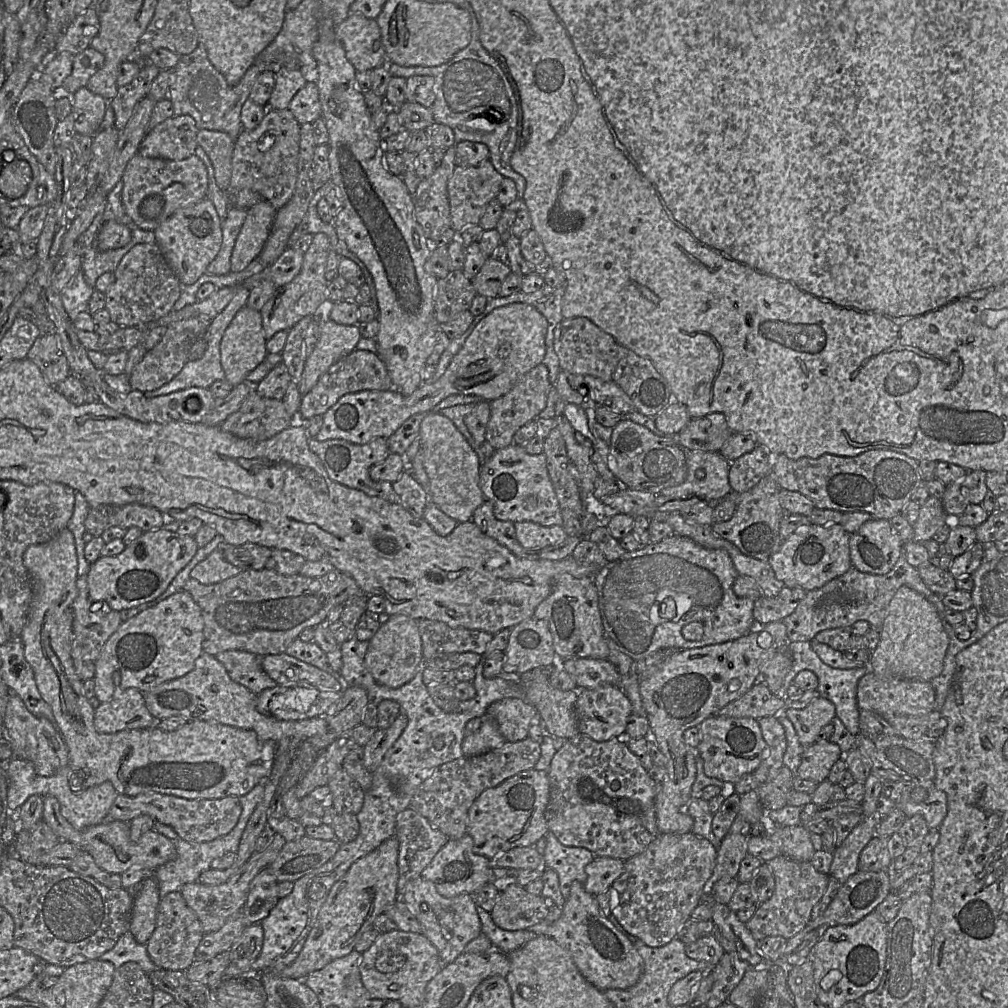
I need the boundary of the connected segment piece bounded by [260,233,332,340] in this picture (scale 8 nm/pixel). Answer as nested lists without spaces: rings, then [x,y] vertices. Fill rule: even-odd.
[[[317,233],[314,234],[312,243],[309,249],[303,255],[302,268],[298,275],[288,284],[283,286],[277,286],[278,289],[270,300],[263,306],[260,311],[262,316],[262,327],[264,331],[264,337],[266,340],[271,339],[277,332],[282,330],[290,330],[296,323],[298,323],[305,316],[315,315],[320,307],[326,307],[329,302],[328,299],[328,282],[325,278],[325,267],[327,257],[330,251],[330,242],[326,234]]]

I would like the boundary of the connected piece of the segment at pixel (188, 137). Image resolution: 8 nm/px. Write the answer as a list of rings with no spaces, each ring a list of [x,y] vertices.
[[[189,115],[173,116],[147,132],[138,154],[147,158],[184,160],[195,154],[197,127]]]

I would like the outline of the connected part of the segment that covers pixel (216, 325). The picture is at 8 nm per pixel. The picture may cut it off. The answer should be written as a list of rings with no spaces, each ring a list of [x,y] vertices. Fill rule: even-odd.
[[[241,288],[229,302],[229,304],[225,307],[225,309],[210,322],[208,331],[205,335],[207,348],[204,355],[200,359],[187,361],[186,364],[182,367],[181,371],[170,382],[166,383],[156,390],[143,392],[144,396],[147,398],[153,398],[191,387],[209,388],[213,382],[225,379],[225,372],[221,365],[220,356],[221,340],[223,338],[225,330],[231,323],[236,313],[241,308],[246,306],[249,296],[250,289]]]

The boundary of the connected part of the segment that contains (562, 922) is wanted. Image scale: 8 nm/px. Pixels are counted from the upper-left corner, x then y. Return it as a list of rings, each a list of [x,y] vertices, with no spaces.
[[[579,881],[572,882],[569,897],[556,921],[545,919],[526,930],[554,939],[569,952],[583,977],[601,991],[630,988],[644,972],[644,961],[631,941],[603,915],[595,896],[586,892]]]

